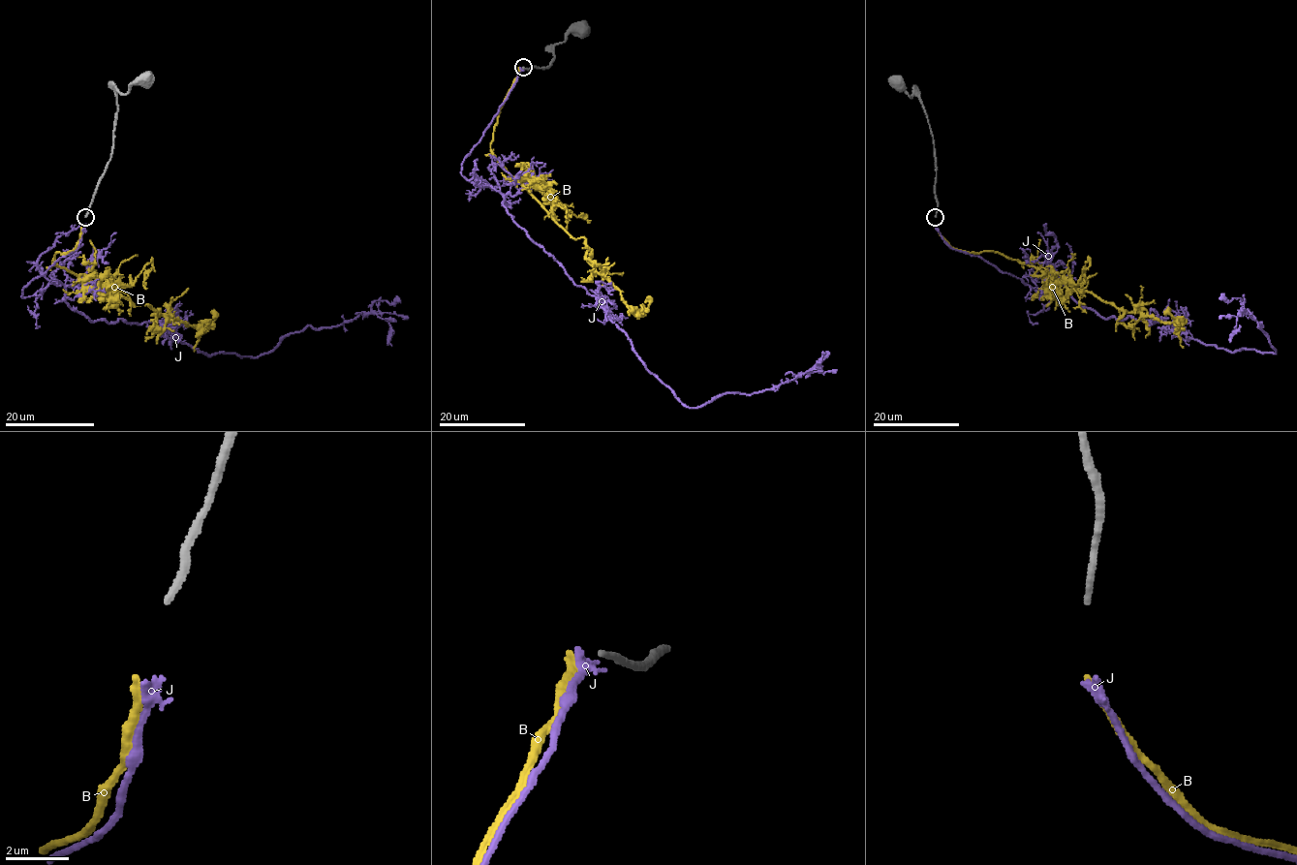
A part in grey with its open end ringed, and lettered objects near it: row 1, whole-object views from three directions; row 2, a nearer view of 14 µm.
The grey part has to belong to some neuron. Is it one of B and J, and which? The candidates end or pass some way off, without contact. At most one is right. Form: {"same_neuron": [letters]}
{"same_neuron": ["B"]}

